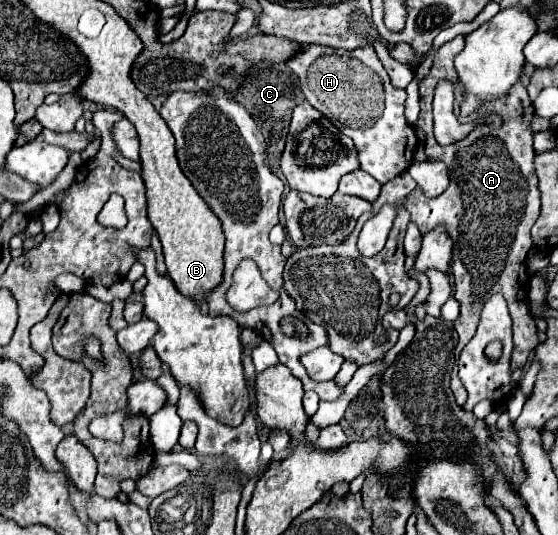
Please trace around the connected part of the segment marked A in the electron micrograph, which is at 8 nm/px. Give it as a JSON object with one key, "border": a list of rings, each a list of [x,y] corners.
{"border":[[[456,36],[448,44],[442,44],[434,52],[430,74],[418,82],[420,88],[420,118],[416,122],[416,130],[426,134],[426,156],[428,160],[440,160],[446,164],[450,172],[450,186],[436,198],[424,196],[422,188],[414,188],[406,198],[406,208],[412,216],[412,222],[420,228],[420,234],[434,230],[444,224],[444,230],[454,240],[454,258],[452,258],[452,274],[454,274],[454,298],[460,302],[462,312],[454,322],[460,342],[456,346],[456,356],[470,342],[476,332],[478,318],[482,312],[482,304],[494,292],[504,294],[508,302],[508,310],[512,316],[514,330],[514,352],[512,352],[512,372],[522,368],[528,362],[530,352],[538,344],[536,324],[528,312],[528,272],[526,272],[526,254],[532,248],[530,228],[540,214],[540,190],[538,176],[534,170],[534,150],[532,150],[532,128],[530,122],[534,118],[532,102],[526,94],[522,82],[518,82],[506,100],[497,100],[485,104],[478,111],[466,117],[458,116],[459,122],[476,123],[477,119],[494,113],[502,116],[500,128],[491,128],[480,124],[474,128],[464,140],[454,142],[450,146],[436,144],[432,136],[432,98],[440,80],[454,83],[455,112],[459,113],[460,102],[464,98],[464,90],[458,83],[457,72],[454,72],[454,56],[464,48],[464,36]]]}

